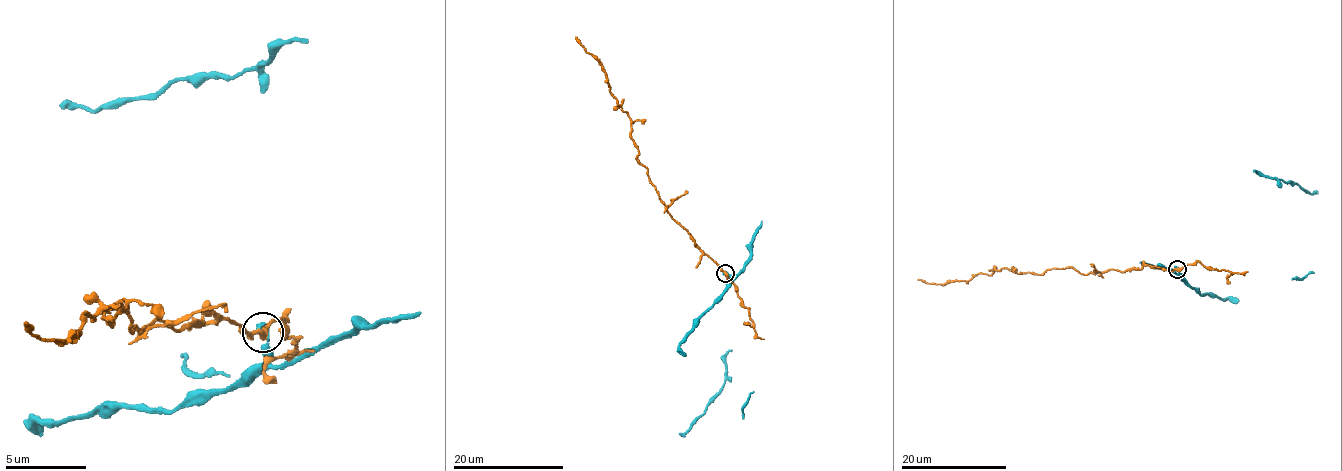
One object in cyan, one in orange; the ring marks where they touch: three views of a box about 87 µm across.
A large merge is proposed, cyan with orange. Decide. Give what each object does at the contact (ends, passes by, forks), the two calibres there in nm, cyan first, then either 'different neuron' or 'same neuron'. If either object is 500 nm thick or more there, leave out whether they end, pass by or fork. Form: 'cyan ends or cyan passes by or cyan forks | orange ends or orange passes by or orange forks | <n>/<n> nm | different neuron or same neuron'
cyan ends | orange passes by | 440/360 nm | different neuron

